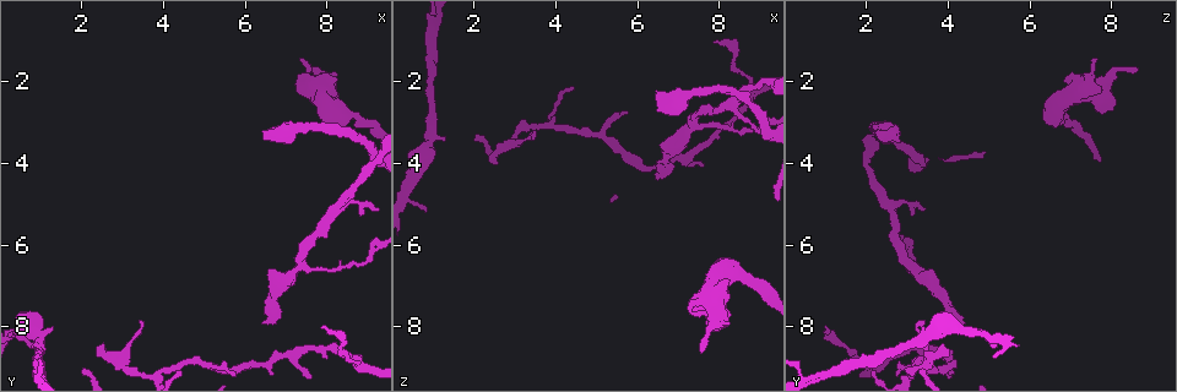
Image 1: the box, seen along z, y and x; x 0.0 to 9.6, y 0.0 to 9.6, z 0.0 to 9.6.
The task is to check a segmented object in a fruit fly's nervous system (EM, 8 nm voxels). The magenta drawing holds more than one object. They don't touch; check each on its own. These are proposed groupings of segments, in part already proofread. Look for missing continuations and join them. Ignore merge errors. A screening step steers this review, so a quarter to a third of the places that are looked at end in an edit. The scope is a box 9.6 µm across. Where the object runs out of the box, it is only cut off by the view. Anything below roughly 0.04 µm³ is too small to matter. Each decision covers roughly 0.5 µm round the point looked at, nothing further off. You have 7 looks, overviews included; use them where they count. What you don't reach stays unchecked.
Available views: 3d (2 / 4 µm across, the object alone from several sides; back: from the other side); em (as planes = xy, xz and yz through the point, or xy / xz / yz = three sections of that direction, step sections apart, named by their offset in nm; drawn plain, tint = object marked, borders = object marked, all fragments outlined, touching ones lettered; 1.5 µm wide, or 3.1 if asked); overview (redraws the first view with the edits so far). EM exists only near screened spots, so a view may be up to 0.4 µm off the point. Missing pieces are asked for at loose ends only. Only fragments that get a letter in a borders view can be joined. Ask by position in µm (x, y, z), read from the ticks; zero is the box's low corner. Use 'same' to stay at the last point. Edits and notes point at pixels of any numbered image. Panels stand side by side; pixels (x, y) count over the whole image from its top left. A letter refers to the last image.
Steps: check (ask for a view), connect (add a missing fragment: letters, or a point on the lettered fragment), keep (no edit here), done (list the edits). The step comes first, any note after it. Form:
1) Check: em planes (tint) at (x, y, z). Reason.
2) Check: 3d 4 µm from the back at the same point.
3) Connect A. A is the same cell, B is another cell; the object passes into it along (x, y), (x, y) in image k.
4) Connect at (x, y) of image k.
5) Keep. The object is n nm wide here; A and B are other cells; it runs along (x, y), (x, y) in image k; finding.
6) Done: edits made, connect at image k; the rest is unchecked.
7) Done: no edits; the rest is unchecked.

Check: em planes (borders) at (7.90, 8.05, 1.05). Branch stops here.

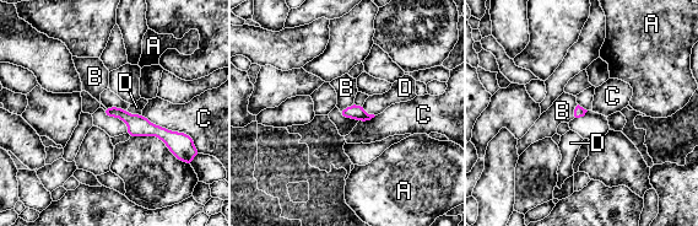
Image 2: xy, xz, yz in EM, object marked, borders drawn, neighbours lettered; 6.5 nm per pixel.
Keep. The object is 70 nm wide here; A, B, C and D are other cells; it runs along (109, 112), (180, 141) in image 2; none of them fits.

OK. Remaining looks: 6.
Check: 3d 4 µm at (6.40, 7.90, 4.30). Free end.

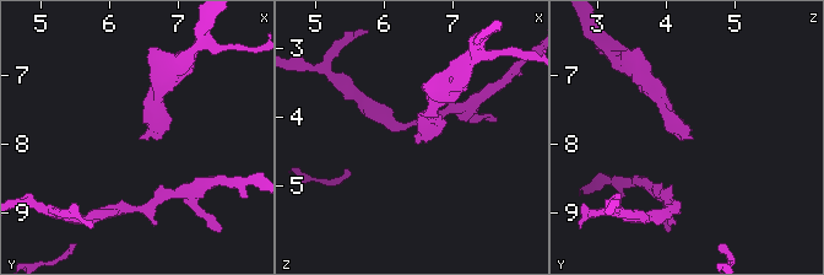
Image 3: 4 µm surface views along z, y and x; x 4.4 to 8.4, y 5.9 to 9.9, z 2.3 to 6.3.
Check: em xz step 8 (borders) at (6.45, 7.95, 4.25). Shape alone is not enough.

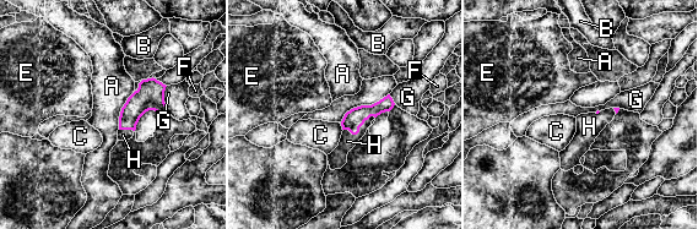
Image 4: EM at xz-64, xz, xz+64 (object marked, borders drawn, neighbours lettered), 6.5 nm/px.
Connect H. H is the same cell, A, B, C, E, F and G are other cells; the object passes into it along (353, 119), (358, 129), (337, 158) in image 4; the neuron continues.

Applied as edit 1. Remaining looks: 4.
Check: em yz step 4 (tint) at (7.50, 1.80, 8.55). Branch stops here.

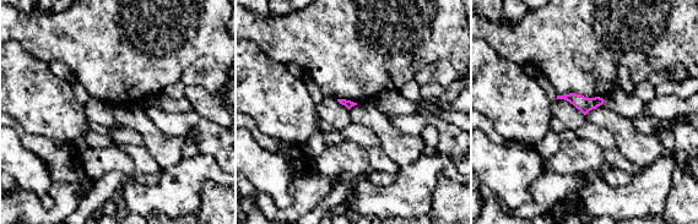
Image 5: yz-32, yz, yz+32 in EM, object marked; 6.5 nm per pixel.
Check: em planes (borders) at the same point.

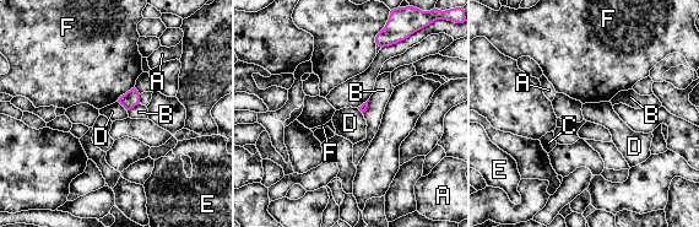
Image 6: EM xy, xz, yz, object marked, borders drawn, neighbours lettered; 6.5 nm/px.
Keep. The longest contact is with F, 160 nm; A, B, C, D, E and F are other cells; a border runs along (118, 101), (126, 111) in image 6; no lettered fragment goes on from it.

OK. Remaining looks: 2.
Done: edits made, connect at image 4; the rest is unchecked.

